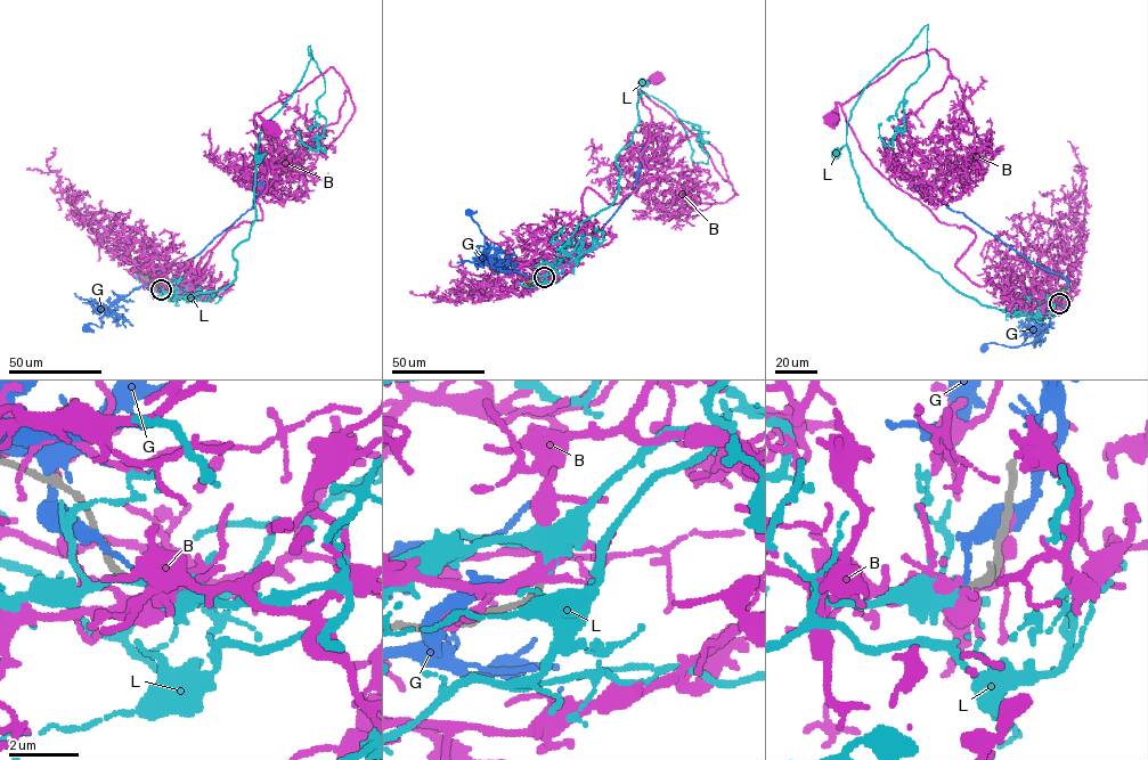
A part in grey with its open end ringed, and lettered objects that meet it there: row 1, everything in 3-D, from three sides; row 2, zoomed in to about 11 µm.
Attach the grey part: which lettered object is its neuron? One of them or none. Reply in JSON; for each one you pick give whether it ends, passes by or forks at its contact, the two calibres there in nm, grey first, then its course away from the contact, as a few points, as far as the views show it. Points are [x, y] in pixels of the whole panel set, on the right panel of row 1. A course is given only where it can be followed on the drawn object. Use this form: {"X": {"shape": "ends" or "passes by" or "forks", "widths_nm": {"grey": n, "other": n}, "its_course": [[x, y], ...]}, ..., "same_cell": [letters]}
{"L": {"shape": "ends", "widths_nm": {"grey": 190, "other": 400}, "its_course": [[1058, 303], [1050, 303], [1043, 313], [1011, 312], [958, 292], [877, 219], [848, 148], [837, 154]]}, "same_cell": ["L"]}

